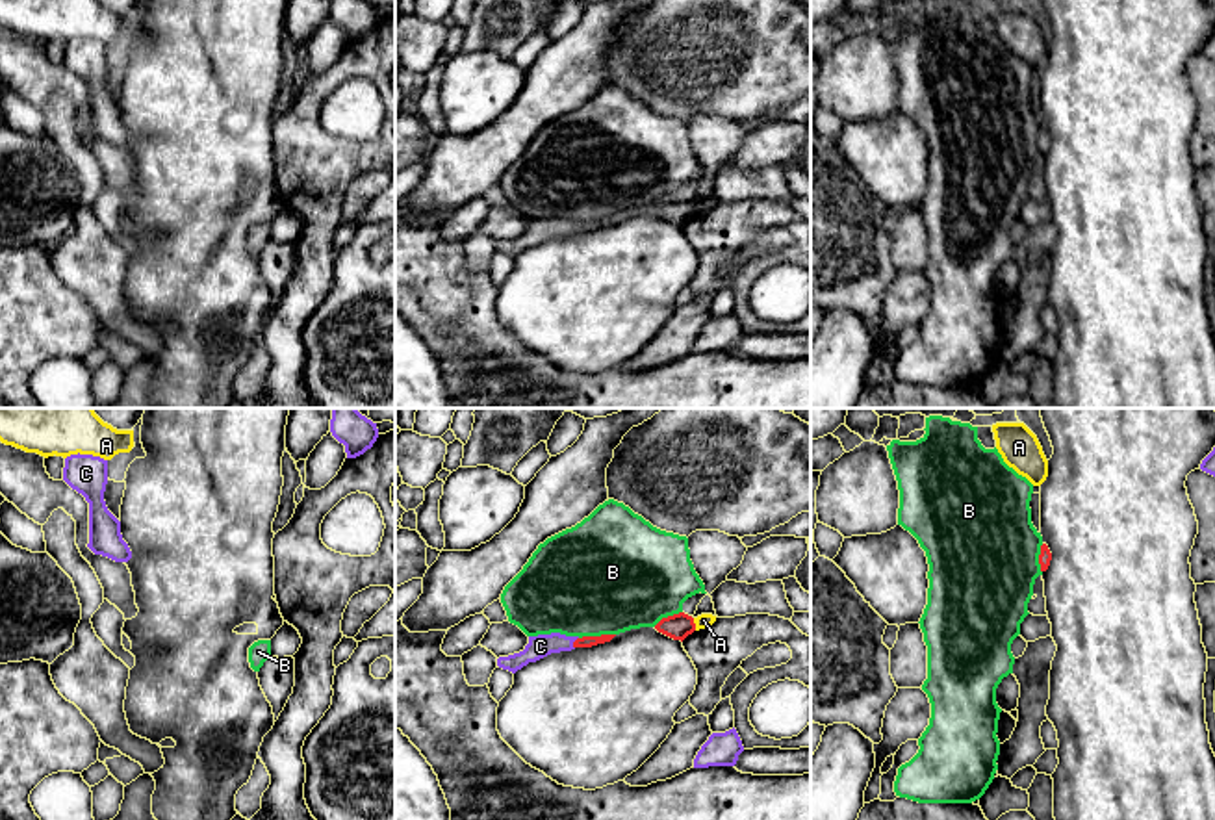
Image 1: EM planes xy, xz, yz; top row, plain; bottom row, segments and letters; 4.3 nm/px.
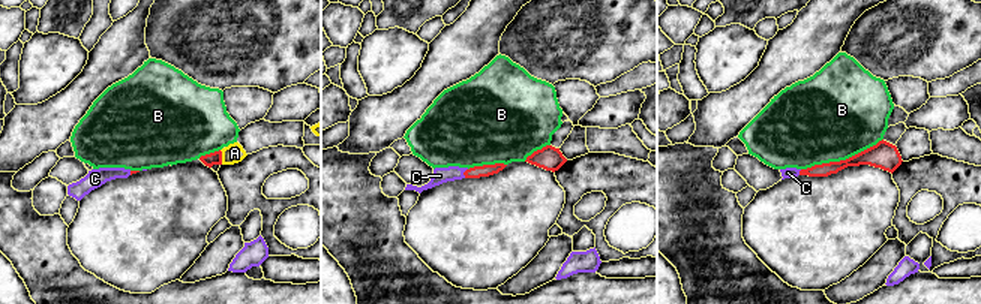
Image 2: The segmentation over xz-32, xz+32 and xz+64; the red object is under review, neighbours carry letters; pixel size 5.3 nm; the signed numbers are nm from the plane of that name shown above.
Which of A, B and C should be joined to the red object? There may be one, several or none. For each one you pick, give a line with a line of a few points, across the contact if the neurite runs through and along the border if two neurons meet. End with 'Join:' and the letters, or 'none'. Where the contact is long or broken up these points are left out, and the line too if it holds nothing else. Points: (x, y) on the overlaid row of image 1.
C: Line: xz (587, 640), (574, 642), (540, 646)
Join: C

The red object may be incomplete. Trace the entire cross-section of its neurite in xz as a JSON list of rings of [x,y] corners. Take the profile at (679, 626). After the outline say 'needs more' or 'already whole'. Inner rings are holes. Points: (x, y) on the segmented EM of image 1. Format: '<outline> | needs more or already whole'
[[[679,612],[668,618],[662,618],[655,629],[673,640],[684,640],[688,634],[692,634],[696,631],[696,623],[694,618]]] | already whole

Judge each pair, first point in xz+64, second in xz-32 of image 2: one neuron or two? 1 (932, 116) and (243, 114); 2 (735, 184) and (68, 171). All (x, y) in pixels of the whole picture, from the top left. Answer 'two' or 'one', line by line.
1: two
2: two

